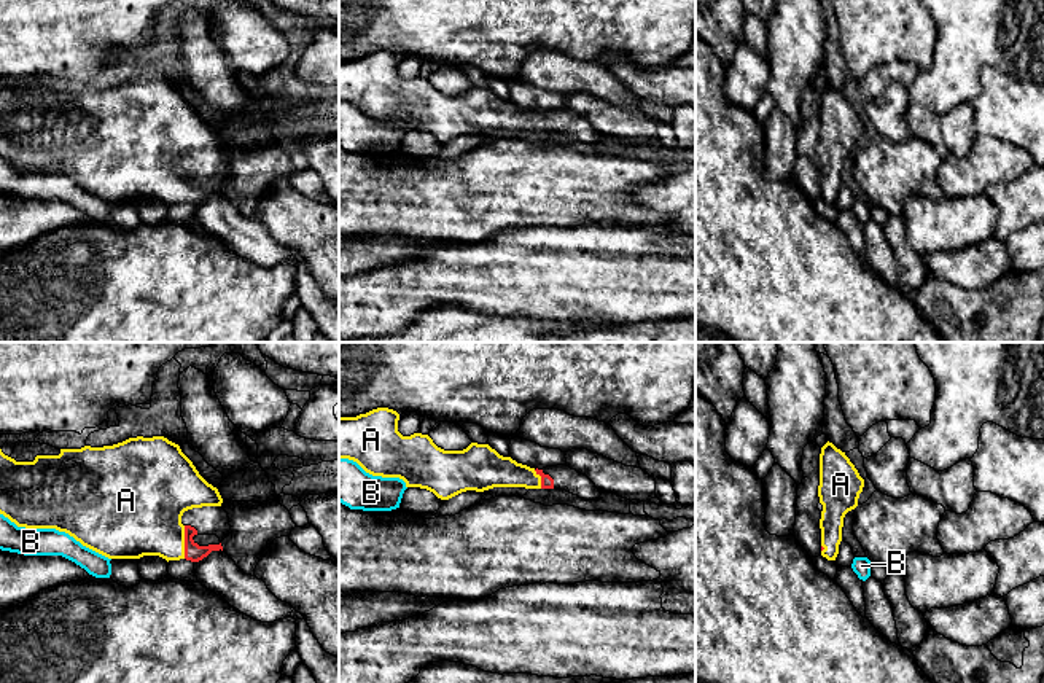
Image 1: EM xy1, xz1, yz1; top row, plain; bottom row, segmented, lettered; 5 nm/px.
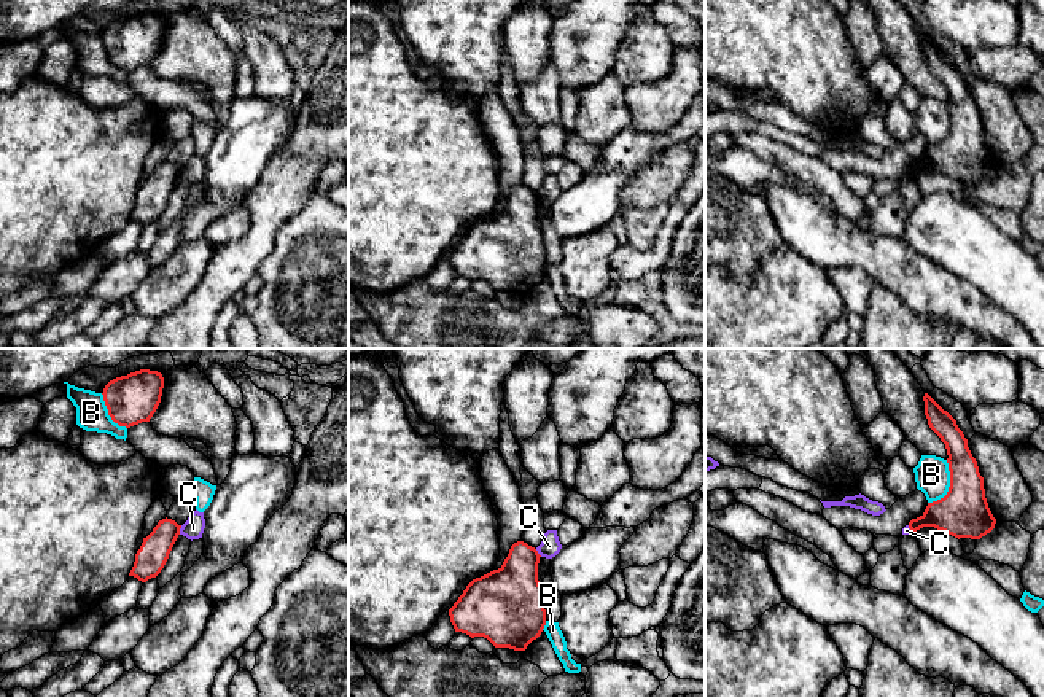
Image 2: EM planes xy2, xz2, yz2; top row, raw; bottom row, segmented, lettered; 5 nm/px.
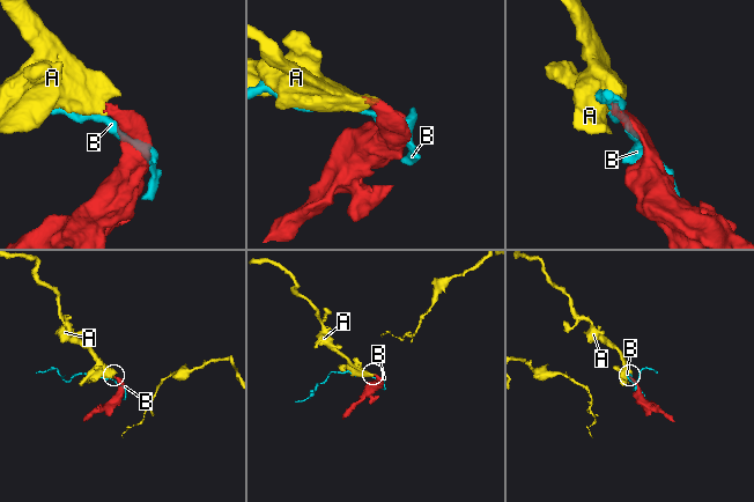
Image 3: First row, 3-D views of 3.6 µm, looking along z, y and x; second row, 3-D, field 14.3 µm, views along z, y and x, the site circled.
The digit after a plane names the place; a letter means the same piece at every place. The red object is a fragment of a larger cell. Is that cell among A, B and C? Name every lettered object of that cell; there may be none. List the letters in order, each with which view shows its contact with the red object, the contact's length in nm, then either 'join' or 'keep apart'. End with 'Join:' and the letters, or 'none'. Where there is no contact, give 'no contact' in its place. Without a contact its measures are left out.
A: xy1 | 170 nm | join
B: yz2 | 240 nm | keep apart
C: xy2 | 50 nm | keep apart
Join: A

